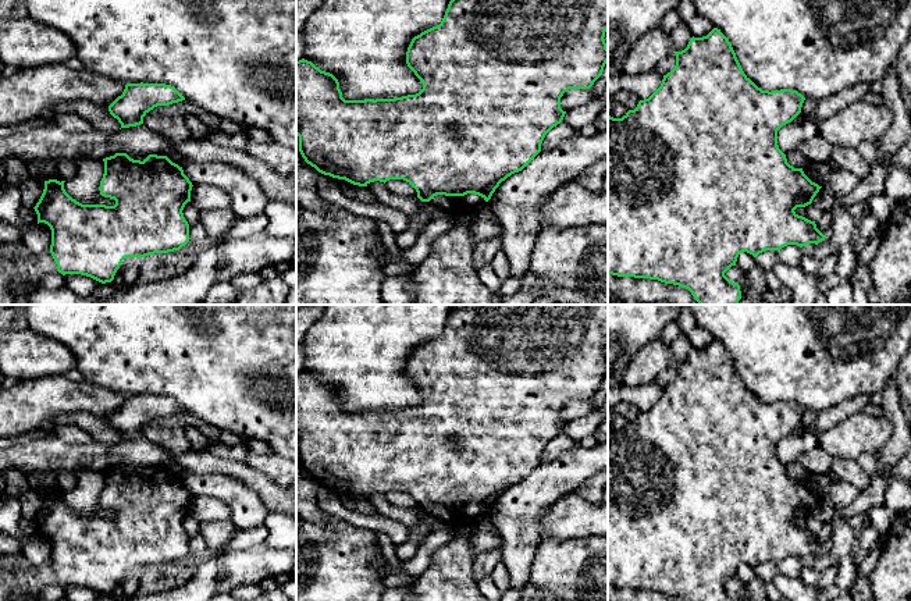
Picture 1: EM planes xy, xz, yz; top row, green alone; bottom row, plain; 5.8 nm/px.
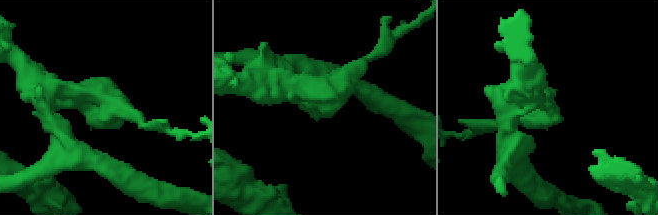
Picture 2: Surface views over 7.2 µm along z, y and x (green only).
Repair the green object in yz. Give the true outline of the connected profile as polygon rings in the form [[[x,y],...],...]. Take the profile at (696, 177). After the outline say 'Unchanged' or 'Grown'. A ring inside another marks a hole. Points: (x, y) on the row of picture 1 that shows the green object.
[[[714,28],[707,36],[691,38],[687,47],[675,51],[676,65],[663,75],[661,86],[634,110],[622,118],[608,117],[608,274],[658,280],[679,285],[691,292],[700,305],[737,305],[741,299],[740,285],[730,281],[725,273],[736,266],[740,253],[747,252],[757,257],[765,250],[780,250],[787,245],[800,248],[822,242],[823,235],[815,221],[798,216],[794,210],[812,203],[822,186],[812,182],[803,171],[787,163],[786,154],[777,146],[777,131],[791,122],[800,113],[805,97],[793,89],[762,90],[743,71],[729,39]]]. Unchanged

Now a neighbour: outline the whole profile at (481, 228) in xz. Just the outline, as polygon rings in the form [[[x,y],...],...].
[[[494,214],[487,218],[474,218],[470,224],[470,232],[476,243],[490,238],[502,238],[503,234],[502,225]]]

